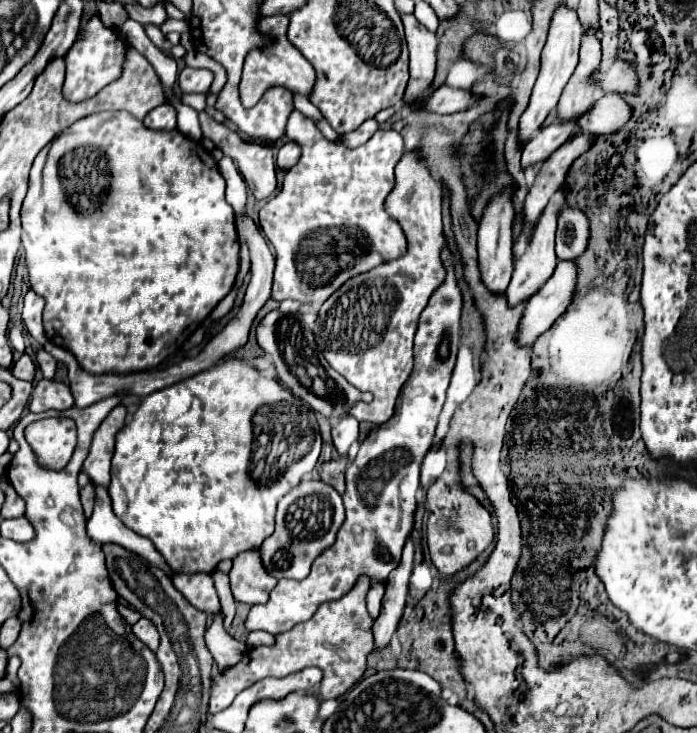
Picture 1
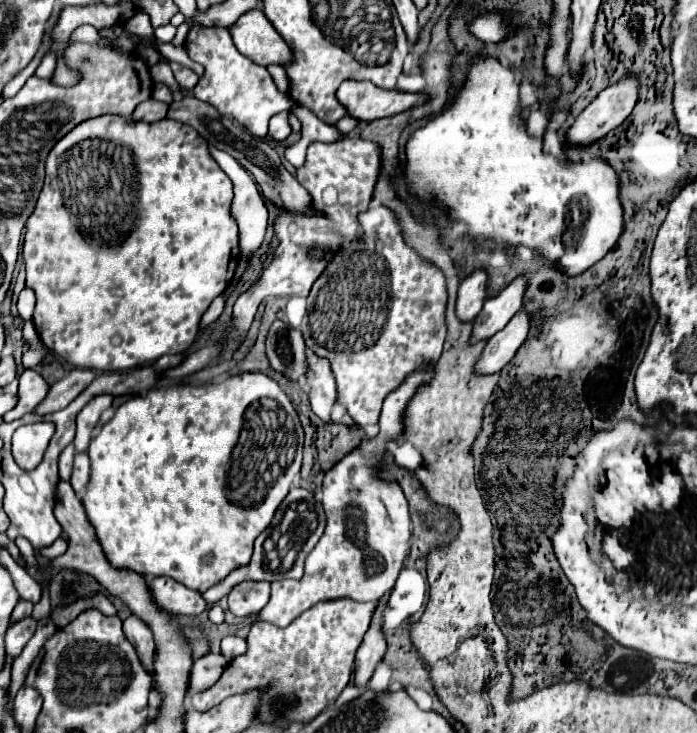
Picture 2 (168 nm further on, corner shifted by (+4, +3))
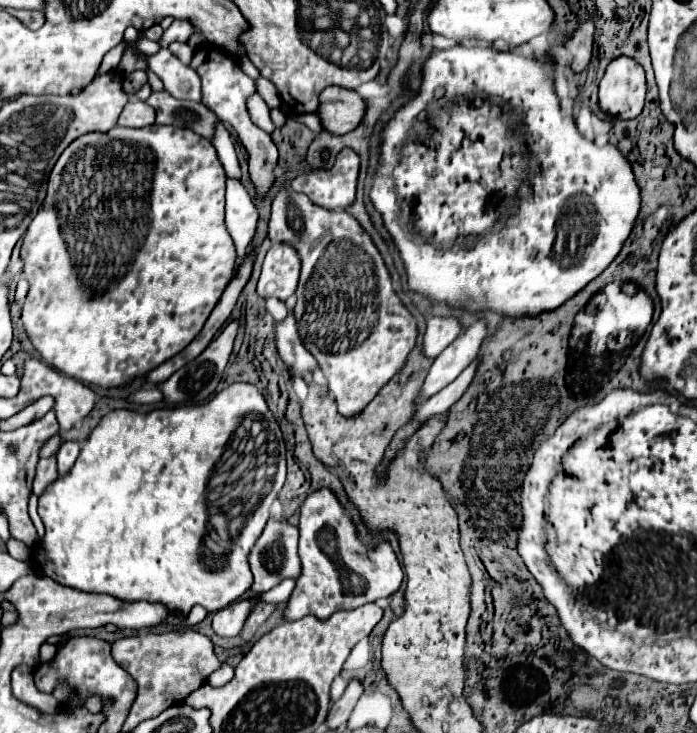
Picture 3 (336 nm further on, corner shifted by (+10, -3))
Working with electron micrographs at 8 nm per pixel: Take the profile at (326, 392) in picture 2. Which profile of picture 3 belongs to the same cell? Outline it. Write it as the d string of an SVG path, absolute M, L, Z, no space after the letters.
M291 310L285 320L275 324L275 340L277 340L277 350L279 350L281 360L287 366L295 368L295 372L301 378L309 378L311 370L315 366L315 358L307 352L307 348L301 342Z

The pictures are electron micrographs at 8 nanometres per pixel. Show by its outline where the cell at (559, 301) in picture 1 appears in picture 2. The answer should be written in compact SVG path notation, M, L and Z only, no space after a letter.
M521 308L511 320L509 324L499 330L485 346L483 356L479 360L479 364L475 366L477 372L499 372L503 370L515 356L515 350L521 348L523 340L527 340L531 328L531 316L527 316L527 310Z

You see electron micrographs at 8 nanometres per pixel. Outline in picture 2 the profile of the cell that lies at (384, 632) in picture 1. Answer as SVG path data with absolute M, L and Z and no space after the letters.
M379 600L379 606L373 612L373 622L363 638L363 644L357 650L357 656L355 656L355 682L357 682L357 686L365 686L365 682L371 678L377 662L385 654L385 646L387 646L385 634L383 634L383 628L379 626L385 608L387 608L387 604L383 600Z

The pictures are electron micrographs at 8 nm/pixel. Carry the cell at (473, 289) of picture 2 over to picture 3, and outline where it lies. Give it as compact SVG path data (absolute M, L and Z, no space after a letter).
M429 318L423 334L421 352L427 358L439 356L461 332L461 326L455 318Z

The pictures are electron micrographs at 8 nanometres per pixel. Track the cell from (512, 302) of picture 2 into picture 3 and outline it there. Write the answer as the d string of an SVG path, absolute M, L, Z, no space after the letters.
M477 322L467 328L459 338L455 338L453 344L449 344L431 364L423 386L415 398L415 406L421 404L421 400L427 400L429 396L437 394L441 388L451 384L477 356L481 342L487 336L487 324Z

